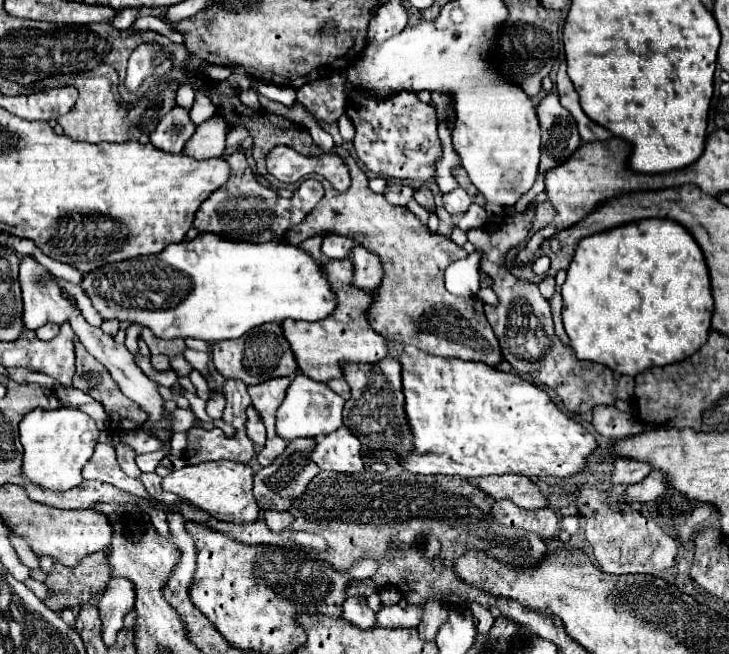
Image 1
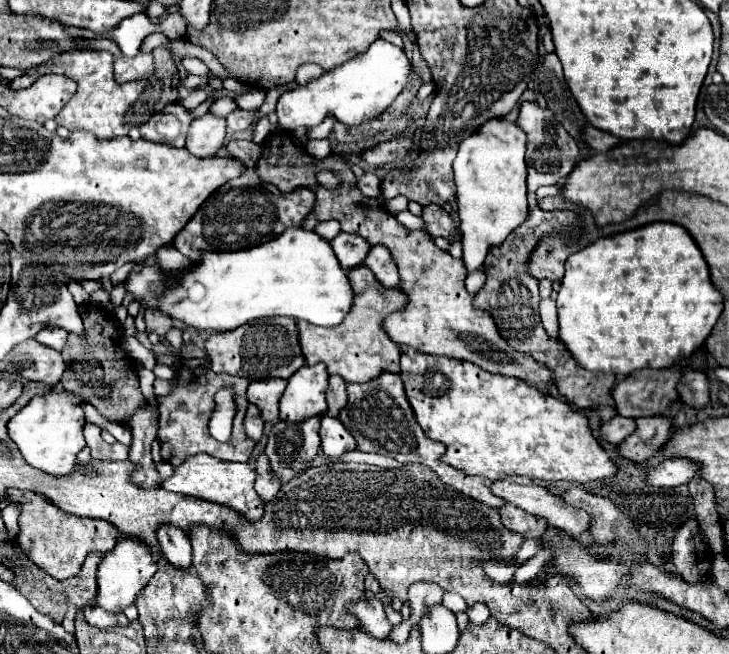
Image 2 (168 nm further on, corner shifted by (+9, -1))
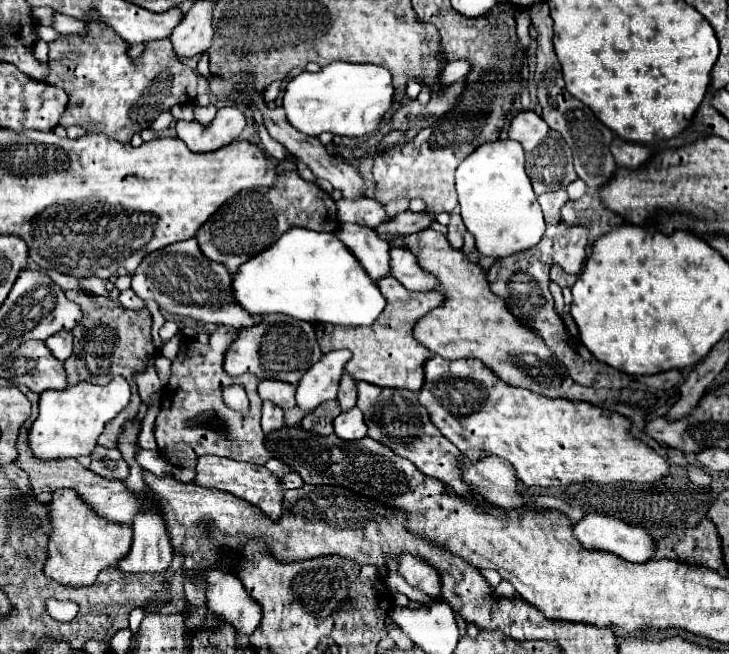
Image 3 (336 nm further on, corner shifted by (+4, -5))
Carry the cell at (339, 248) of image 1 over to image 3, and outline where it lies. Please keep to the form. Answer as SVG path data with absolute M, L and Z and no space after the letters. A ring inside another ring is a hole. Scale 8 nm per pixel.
M343 223L335 235L339 235L339 239L343 239L343 243L347 243L351 253L359 259L359 263L365 267L365 271L375 281L379 281L391 273L391 269L389 269L391 245L387 241L379 239L373 229L353 225L353 223Z

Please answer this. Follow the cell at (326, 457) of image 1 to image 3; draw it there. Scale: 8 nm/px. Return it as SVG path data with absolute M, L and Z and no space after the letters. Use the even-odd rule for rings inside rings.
M353 407L351 411L343 411L335 421L335 433L343 439L343 441L357 441L361 437L367 435L367 425L363 419L363 413Z

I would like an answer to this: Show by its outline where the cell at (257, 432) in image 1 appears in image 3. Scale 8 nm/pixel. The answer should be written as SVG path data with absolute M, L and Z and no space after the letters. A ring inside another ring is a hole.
M263 401L263 419L261 427L265 433L283 427L283 409L275 407L271 401Z

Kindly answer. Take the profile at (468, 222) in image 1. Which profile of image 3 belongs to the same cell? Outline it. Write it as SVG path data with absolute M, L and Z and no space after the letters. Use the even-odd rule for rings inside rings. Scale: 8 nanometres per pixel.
M363 195L363 199L341 199L337 203L337 209L341 223L349 221L365 227L377 227L387 221L383 205L367 195Z

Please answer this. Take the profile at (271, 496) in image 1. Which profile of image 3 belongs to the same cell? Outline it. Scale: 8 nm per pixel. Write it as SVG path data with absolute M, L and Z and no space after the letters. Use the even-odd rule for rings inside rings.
M337 399L321 403L315 411L307 413L307 417L301 421L301 427L307 431L315 431L321 435L333 433L333 419L341 413Z

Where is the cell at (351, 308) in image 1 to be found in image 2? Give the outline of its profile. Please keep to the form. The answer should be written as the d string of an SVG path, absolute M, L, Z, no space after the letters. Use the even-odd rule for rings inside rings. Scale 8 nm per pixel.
M364 265L352 267L346 271L348 281L354 291L354 307L350 307L346 321L334 327L318 327L306 321L298 321L302 353L306 355L306 365L324 363L328 375L340 375L346 383L366 383L380 375L380 371L398 373L400 365L400 345L390 341L390 337L382 331L382 317L404 307L404 295L396 289L390 289L390 311L388 311L388 289L384 289L372 275L372 271Z

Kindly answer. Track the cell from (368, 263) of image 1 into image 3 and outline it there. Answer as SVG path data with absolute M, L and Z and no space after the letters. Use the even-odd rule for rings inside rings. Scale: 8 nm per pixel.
M403 245L391 247L391 275L409 291L433 291L439 287L439 281L431 273L423 273L415 255Z

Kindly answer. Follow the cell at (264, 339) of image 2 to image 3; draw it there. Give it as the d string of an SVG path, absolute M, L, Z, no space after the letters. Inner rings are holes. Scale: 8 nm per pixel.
M267 315L263 323L239 331L239 337L225 353L223 367L229 375L253 373L259 379L277 379L277 381L287 381L291 385L297 385L303 373L311 365L315 365L321 355L323 353L317 343L315 327L311 323L301 319L291 319L289 315Z

